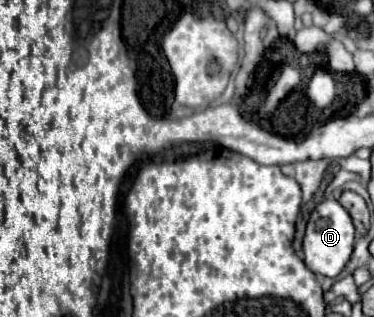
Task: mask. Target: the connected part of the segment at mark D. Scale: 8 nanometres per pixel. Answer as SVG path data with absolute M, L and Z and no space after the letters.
M324 199L322 203L316 205L308 219L304 235L304 263L310 271L326 275L326 277L336 277L344 265L348 263L352 249L354 249L354 223L348 217L348 211L336 201L336 199Z

